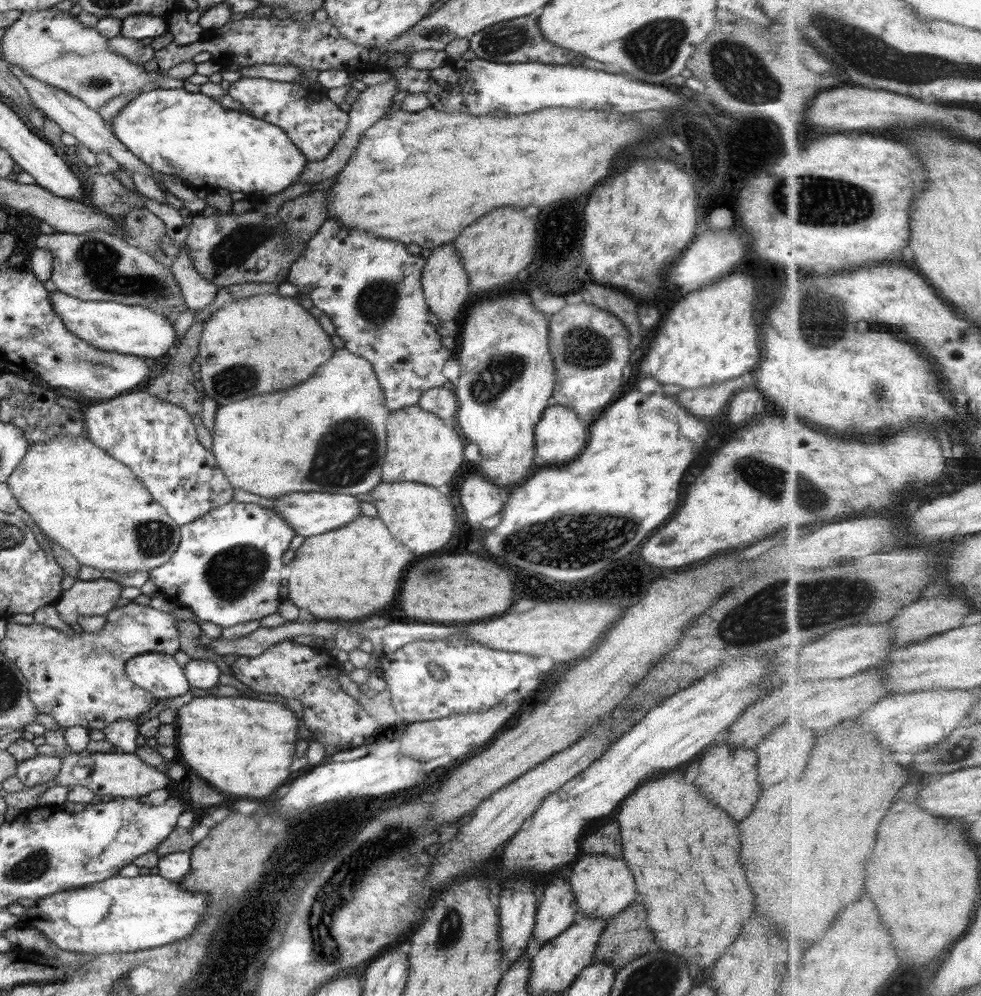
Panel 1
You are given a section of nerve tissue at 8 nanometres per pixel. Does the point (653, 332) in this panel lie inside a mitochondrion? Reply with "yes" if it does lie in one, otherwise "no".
no

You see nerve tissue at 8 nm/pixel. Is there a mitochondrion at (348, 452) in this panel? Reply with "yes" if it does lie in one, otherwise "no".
yes

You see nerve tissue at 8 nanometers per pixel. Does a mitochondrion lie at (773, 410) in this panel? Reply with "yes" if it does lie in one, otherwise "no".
no

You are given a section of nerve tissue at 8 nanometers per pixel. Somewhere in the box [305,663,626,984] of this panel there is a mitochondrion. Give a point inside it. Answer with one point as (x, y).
(320, 934)

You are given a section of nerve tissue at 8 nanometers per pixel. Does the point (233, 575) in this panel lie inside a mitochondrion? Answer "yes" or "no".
yes

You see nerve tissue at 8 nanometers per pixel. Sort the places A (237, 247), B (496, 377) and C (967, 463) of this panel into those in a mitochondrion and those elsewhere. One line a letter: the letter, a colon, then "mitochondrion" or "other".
A: mitochondrion
B: mitochondrion
C: other

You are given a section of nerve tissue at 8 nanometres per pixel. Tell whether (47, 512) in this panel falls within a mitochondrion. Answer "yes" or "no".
no

